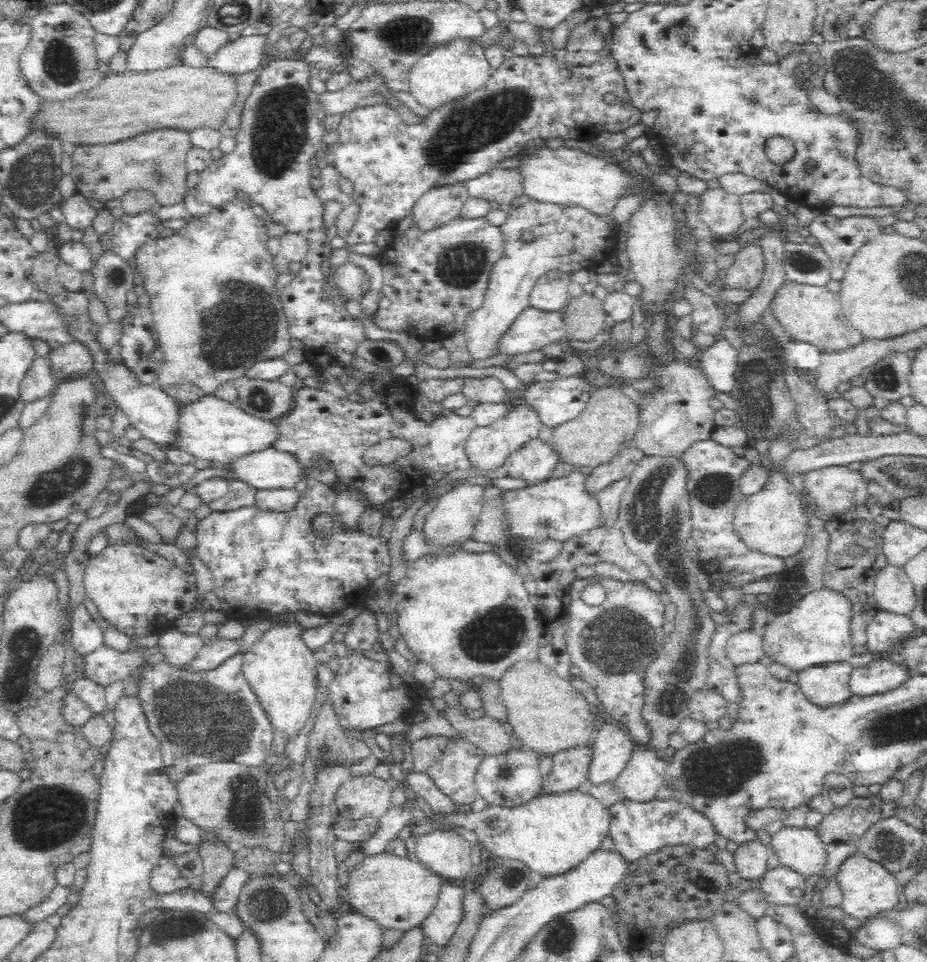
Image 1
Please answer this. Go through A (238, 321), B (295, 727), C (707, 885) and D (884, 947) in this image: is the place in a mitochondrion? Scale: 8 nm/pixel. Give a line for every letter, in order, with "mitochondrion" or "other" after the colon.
A: mitochondrion
B: other
C: other
D: other

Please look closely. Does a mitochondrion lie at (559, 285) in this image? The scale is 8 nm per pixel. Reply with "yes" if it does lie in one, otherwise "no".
no

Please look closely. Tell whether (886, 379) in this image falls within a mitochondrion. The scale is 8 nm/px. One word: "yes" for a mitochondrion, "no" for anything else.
yes

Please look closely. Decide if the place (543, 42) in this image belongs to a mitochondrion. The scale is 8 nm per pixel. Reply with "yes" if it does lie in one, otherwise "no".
no

